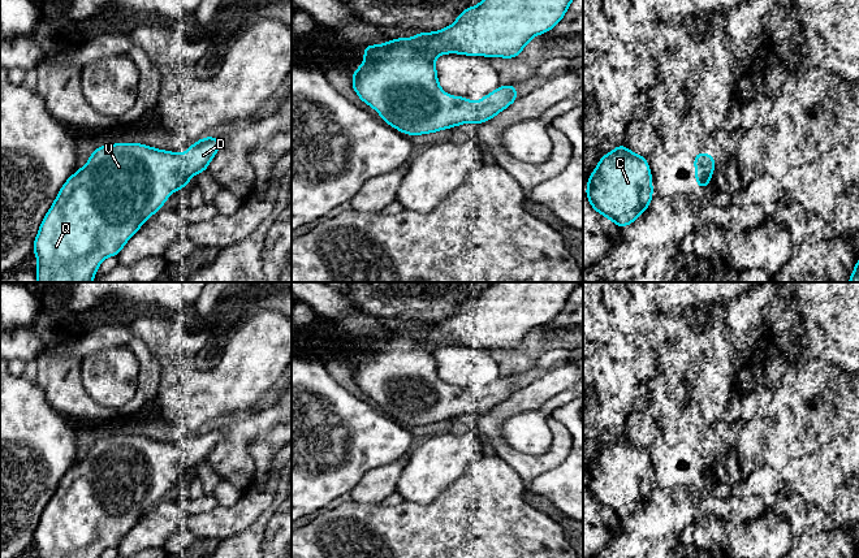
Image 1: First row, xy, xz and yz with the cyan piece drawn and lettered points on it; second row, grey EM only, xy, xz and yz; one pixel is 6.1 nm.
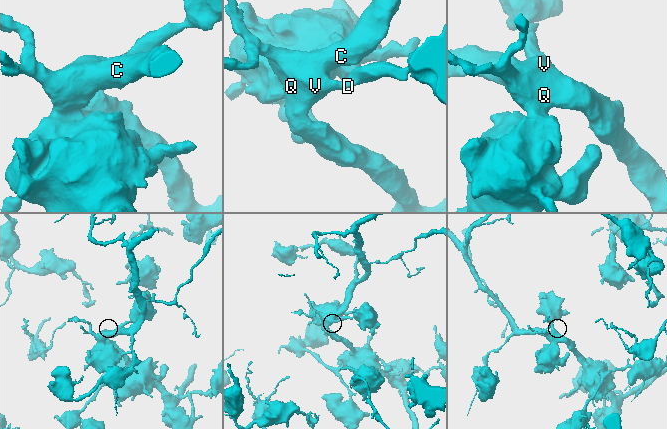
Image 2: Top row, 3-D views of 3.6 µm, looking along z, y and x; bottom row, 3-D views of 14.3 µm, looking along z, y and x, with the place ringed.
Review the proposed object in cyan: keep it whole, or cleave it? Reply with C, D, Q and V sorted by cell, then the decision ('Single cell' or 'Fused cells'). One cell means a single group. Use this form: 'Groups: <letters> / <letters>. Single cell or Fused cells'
Groups: C D Q V. Single cell

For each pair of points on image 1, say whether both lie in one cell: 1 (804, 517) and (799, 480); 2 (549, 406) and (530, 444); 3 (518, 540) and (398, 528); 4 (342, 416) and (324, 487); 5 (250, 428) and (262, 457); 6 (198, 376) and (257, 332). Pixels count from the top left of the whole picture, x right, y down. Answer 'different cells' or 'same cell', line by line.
1: different cells
2: same cell
3: same cell
4: same cell
5: different cells
6: same cell

